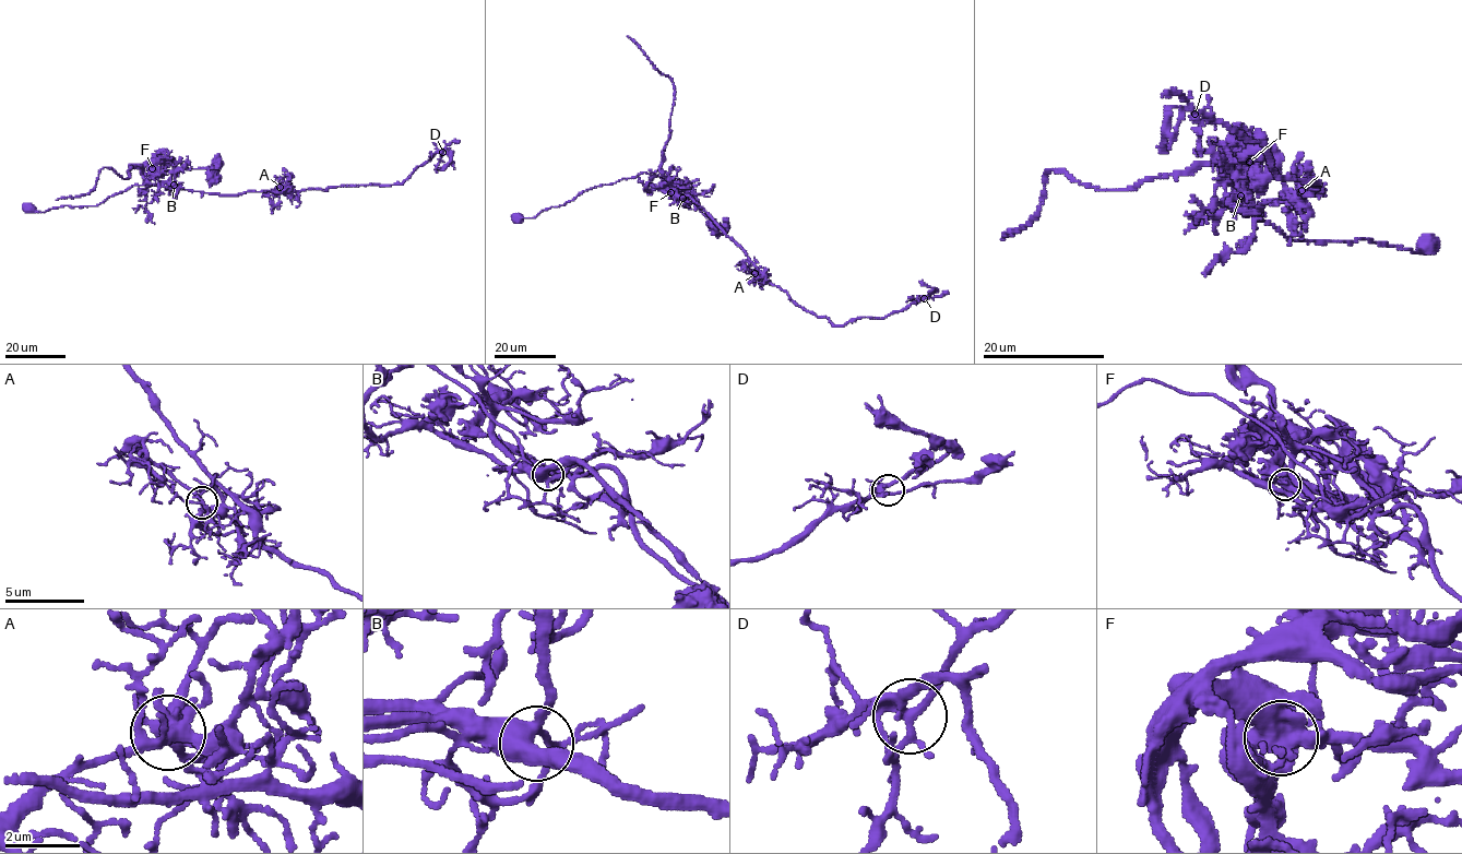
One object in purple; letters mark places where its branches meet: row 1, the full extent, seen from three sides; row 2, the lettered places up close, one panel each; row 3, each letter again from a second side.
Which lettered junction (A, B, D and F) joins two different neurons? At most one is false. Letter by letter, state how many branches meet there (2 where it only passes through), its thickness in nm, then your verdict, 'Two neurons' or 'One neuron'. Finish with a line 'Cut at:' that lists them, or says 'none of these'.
A: Branches: 7. Thickness 320 nm. One neuron
B: Branches: 4. Thickness 440 nm. One neuron
D: Branches: 6. Thickness 240 nm. One neuron
F: Branches: 5. Thickness 550 nm. Two neurons
Cut at: F

